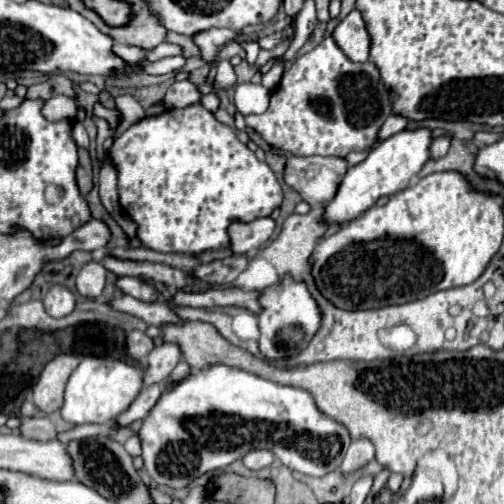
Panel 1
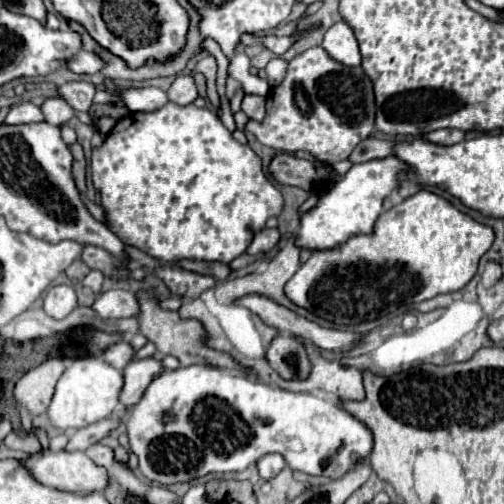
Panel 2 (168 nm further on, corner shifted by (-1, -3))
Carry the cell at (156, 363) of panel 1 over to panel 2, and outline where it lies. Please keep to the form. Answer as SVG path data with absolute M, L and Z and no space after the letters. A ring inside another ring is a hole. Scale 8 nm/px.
M149 357L149 359L139 359L131 361L129 367L123 369L123 389L121 389L121 405L131 411L135 403L141 399L143 391L151 383L155 375L163 371L159 357Z

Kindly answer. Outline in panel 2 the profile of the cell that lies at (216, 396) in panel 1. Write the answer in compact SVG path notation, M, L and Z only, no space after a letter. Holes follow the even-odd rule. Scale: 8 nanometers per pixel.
M207 365L163 369L157 377L153 377L139 403L127 415L125 427L129 447L139 459L141 473L157 485L191 481L207 473L245 471L267 453L283 455L293 471L339 479L351 471L357 461L367 461L373 451L373 433L369 427L365 427L365 423L355 419L337 403L325 401L313 393L293 393L251 381L243 375L229 375L209 369Z

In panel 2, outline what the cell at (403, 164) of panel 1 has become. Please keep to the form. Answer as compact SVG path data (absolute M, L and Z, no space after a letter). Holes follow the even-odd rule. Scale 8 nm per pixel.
M389 155L385 159L375 159L375 161L353 165L341 177L341 181L337 181L331 187L331 191L327 189L321 195L319 203L313 209L303 213L301 225L299 225L299 231L295 237L295 245L299 249L325 251L325 249L341 247L341 243L345 243L353 235L373 233L373 223L377 221L377 217L381 213L383 199L393 189L397 189L403 181L407 181L411 177L413 175L409 175L409 169L393 155Z

